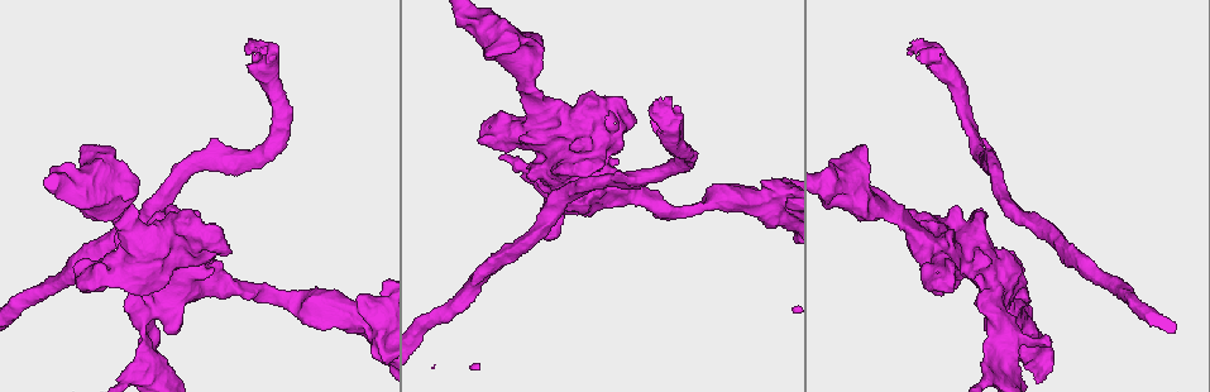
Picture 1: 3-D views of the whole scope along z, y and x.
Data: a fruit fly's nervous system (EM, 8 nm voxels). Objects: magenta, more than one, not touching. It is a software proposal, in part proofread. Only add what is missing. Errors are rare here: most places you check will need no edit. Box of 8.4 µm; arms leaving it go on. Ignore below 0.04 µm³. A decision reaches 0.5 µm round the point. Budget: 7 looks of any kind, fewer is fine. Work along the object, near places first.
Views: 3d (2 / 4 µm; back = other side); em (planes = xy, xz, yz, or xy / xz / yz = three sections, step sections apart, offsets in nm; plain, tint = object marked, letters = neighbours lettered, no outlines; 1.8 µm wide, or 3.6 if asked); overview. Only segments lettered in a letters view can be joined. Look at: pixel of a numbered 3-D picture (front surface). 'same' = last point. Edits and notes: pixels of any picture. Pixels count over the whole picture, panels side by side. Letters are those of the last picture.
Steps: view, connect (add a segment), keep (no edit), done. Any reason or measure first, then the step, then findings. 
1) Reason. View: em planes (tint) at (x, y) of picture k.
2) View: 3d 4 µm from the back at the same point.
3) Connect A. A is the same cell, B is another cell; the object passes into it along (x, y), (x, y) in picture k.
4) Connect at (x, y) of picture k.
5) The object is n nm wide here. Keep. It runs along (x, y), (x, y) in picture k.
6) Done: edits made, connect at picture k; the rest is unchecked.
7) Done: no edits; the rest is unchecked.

Free end. View: em planes (letters) at (247, 55) of picture 1.

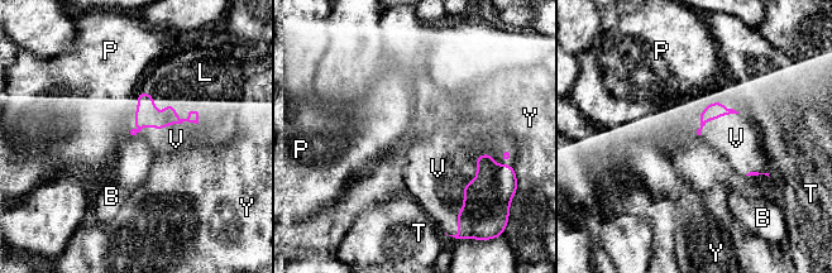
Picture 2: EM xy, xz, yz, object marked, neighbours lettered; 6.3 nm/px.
The longest contact is with V, 440 nm. Connect L, V. L and V are the same cell, B, P, T and Y are other cells; the neuron continues.

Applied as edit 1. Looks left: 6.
See it whole again. View: overview.

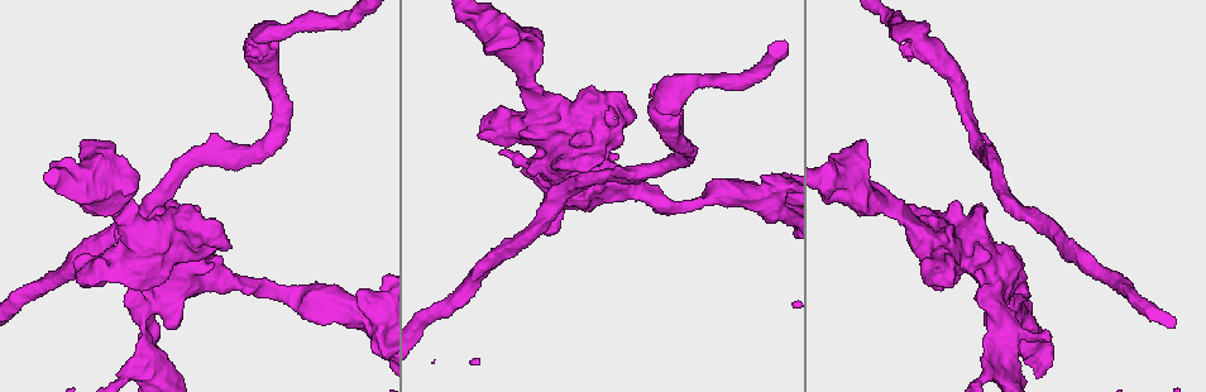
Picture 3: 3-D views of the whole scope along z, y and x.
Stops while still wide. View: em planes (letters) at (525, 134) of picture 3.

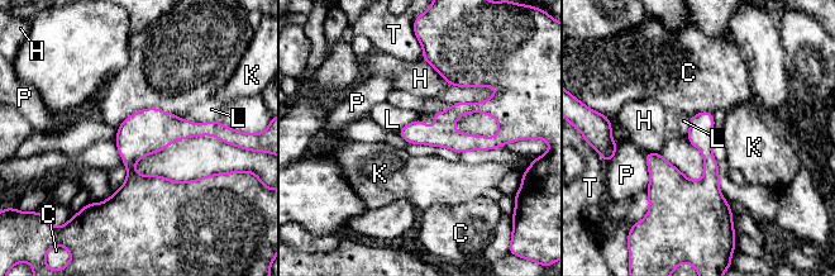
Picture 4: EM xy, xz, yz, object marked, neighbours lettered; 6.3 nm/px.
Keep. C, H, K, L, P and T are other cells; a border runs along (175, 114), (196, 123), (216, 120) in picture 4; no lettered segment goes on from it.

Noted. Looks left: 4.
Three-way junction. View: em 3.6 µm xz step 8 (tint) at (996, 311) of picture 3.

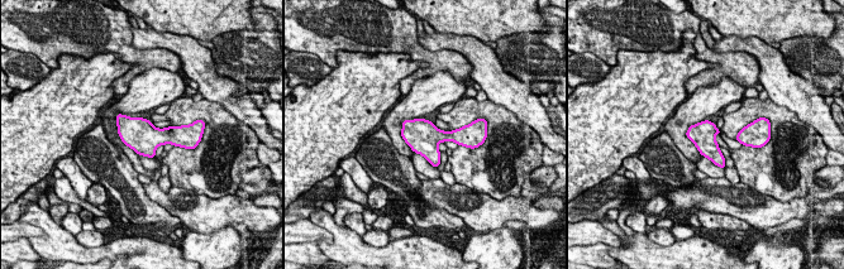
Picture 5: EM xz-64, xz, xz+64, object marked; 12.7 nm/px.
Another direction. View: em 3.6 µm yz step 16 (tint) at the same point.

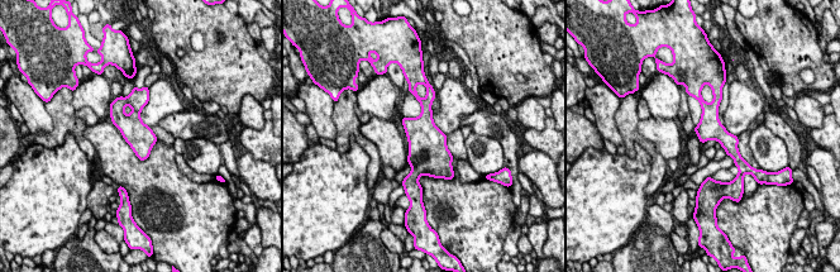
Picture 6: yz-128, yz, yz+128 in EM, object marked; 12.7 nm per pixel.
What lies round it. View: em 3.6 µm yz step 16 (letters) at the same point.

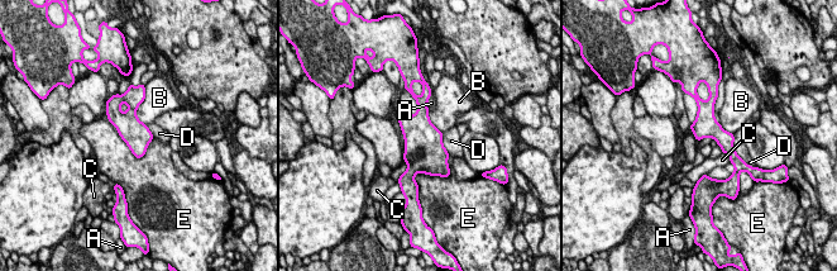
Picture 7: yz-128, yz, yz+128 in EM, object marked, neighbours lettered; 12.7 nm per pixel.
Keep. A, B, C, D and E are other cells; a border runs along (431, 93), (427, 100), (427, 109) in picture 7; none of them fits.

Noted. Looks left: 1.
Done: edits made, connect at picture 2; the rest is unchecked.

